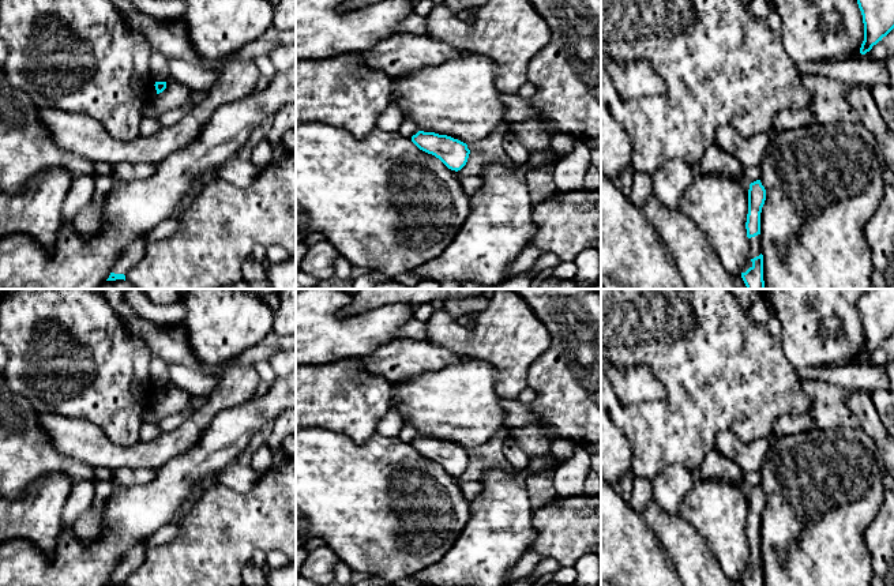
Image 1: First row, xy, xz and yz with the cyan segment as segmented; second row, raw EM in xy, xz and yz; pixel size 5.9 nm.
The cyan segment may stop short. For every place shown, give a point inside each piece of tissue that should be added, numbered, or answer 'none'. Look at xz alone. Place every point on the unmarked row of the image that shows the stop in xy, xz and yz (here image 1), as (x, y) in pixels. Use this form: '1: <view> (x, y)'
none

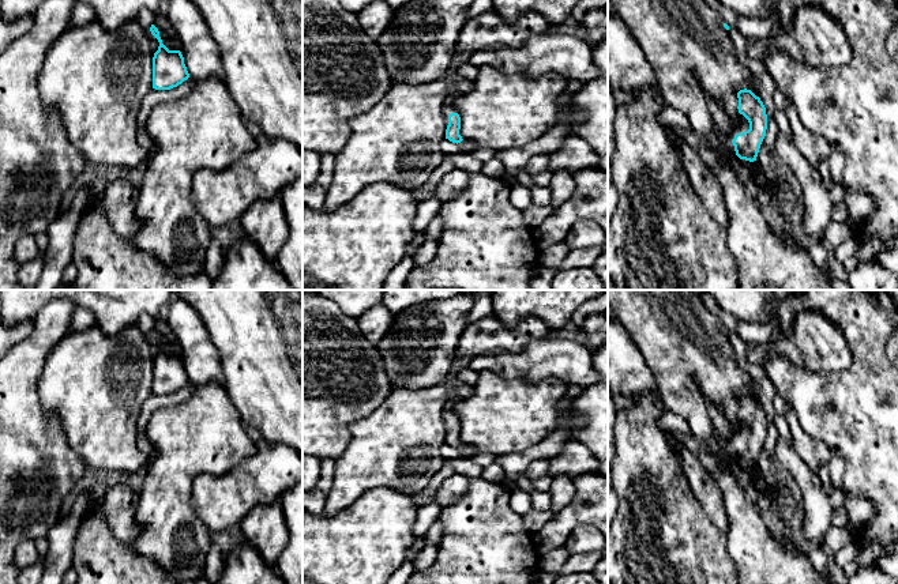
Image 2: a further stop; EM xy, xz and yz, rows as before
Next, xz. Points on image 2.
1: xz (447, 414)

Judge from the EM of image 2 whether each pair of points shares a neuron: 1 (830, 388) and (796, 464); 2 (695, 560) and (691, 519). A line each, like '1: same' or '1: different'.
1: different
2: same

